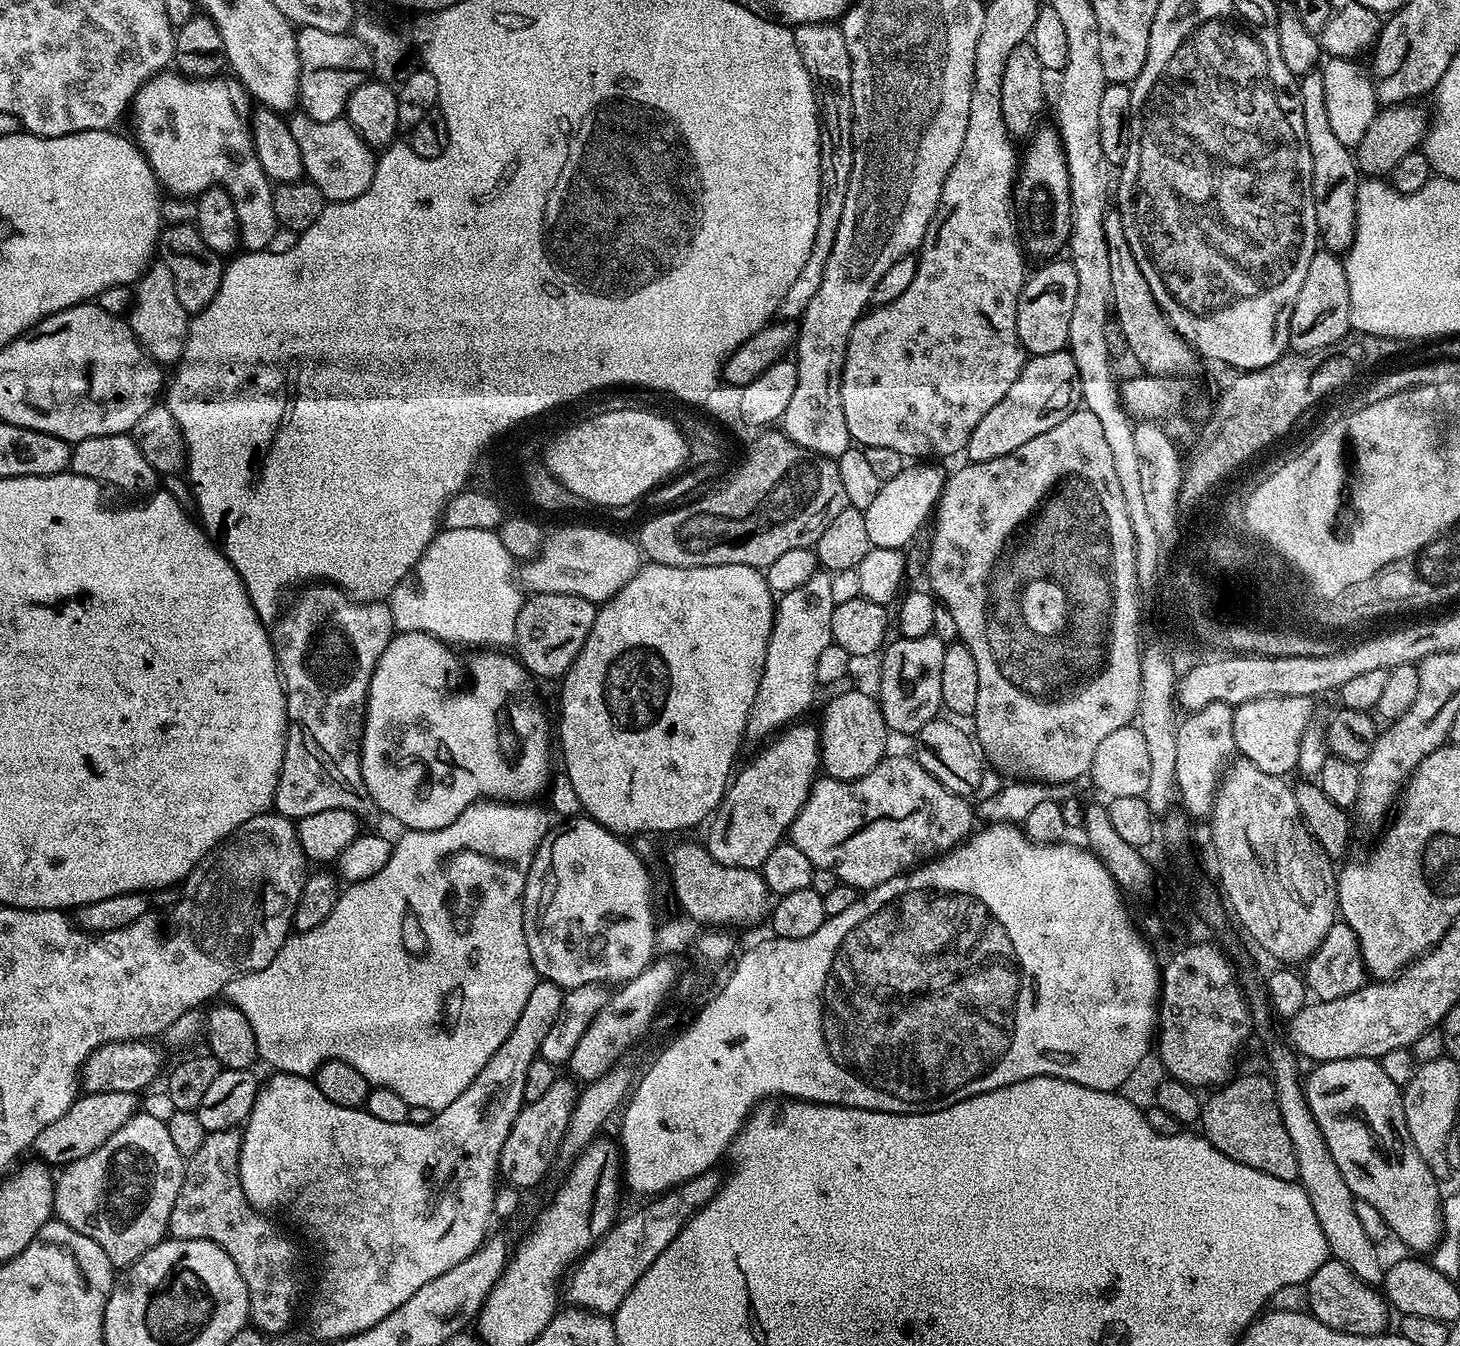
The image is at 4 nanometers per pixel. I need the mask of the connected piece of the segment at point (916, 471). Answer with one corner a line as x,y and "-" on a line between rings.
923,463
924,466
905,465
905,467
890,481
884,482
873,505
864,509
866,530
869,532
873,547
882,549
903,549
917,534
927,516
930,516
939,503
944,489
945,475
934,466

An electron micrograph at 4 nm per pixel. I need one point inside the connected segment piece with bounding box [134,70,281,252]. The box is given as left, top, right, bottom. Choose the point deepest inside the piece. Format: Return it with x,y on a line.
196,134

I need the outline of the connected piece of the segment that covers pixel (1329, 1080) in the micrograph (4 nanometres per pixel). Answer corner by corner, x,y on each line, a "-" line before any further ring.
1325,1060
1313,1068
1316,1069
1309,1076
1307,1073
1303,1081
1304,1096
1318,1122
1318,1130
1322,1130
1322,1138
1326,1138
1326,1146
1330,1146
1330,1154
1334,1154
1334,1162
1338,1162
1338,1170
1342,1170
1342,1178
1346,1178
1346,1186
1350,1186
1357,1200
1370,1202
1370,1206
1382,1214
1389,1233
1397,1236
1406,1247
1433,1249
1442,1235
1442,1188
1410,1138
1403,1113
1401,1085
1390,1082
1379,1060

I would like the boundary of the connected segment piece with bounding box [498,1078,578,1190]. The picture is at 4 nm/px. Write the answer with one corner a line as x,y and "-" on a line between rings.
557,1078
538,1102
530,1102
521,1108
518,1118
514,1118
514,1126
510,1126
510,1134
506,1134
506,1142
502,1142
498,1172
505,1185
525,1190
534,1187
547,1174
552,1159
557,1159
577,1095
577,1085
571,1079

